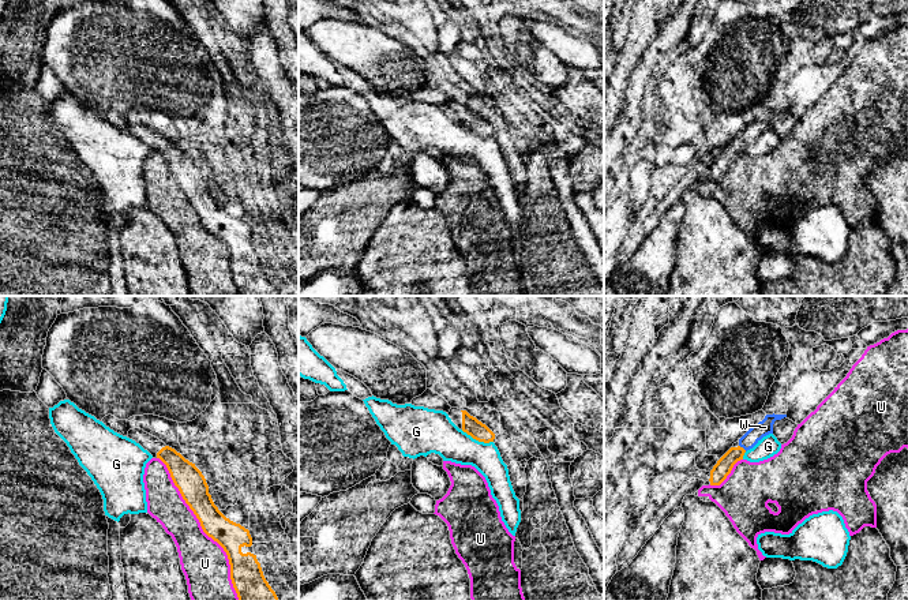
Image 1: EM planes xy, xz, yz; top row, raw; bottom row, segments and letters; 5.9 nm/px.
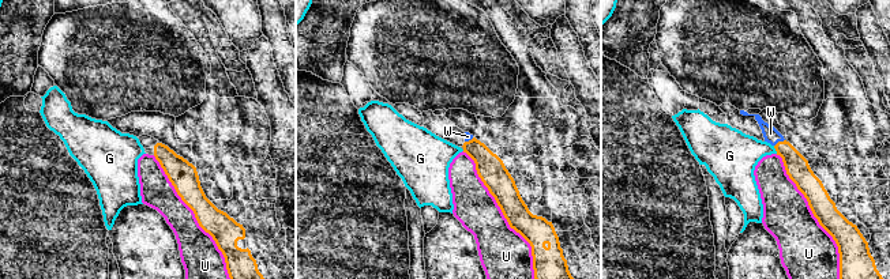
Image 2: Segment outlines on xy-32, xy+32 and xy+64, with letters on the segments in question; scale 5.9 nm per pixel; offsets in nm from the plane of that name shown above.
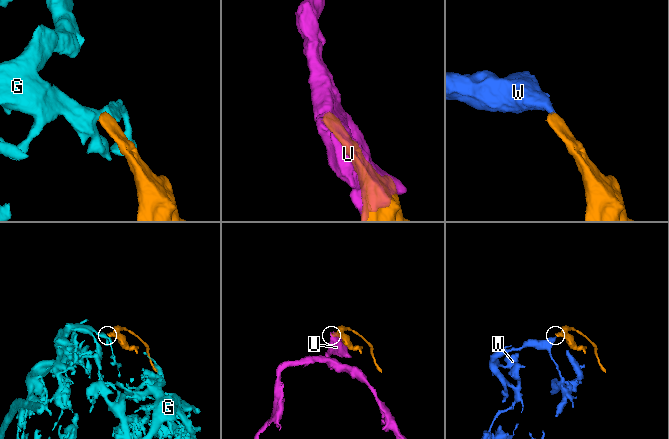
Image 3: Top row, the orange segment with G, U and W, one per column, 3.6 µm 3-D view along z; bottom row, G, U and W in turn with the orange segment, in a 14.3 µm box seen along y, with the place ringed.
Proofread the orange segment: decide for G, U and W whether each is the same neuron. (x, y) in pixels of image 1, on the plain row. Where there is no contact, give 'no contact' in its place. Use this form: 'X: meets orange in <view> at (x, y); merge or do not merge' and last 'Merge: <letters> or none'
G: meets orange in xz at (477, 134); do not merge
U: meets orange in xy at (202, 222); do not merge
W: meets orange in yz at (742, 142); merge
Merge: W

